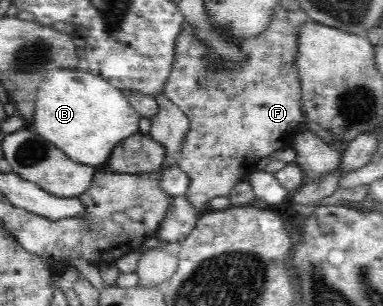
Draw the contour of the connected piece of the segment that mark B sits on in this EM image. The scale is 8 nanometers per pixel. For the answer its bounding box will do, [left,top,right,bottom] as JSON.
[29,66,141,167]

